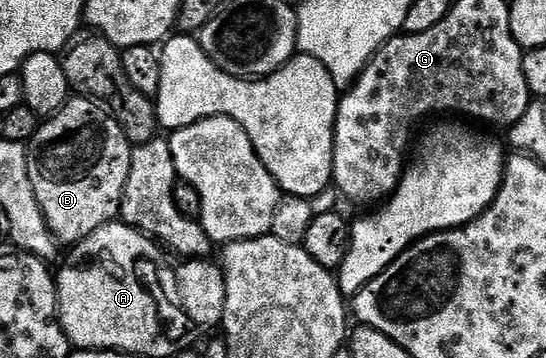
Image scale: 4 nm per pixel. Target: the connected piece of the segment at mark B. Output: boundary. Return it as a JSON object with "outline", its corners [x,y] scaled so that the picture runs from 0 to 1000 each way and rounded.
{"outline":[[[132,268],[95,327],[73,346],[68,377],[60,377],[49,405],[53,500],[60,511],[60,545],[68,545],[68,567],[110,687],[136,690],[170,656],[178,634],[198,628],[220,603],[229,511],[236,500],[242,413],[214,332],[207,332],[194,304],[163,271]]]}

